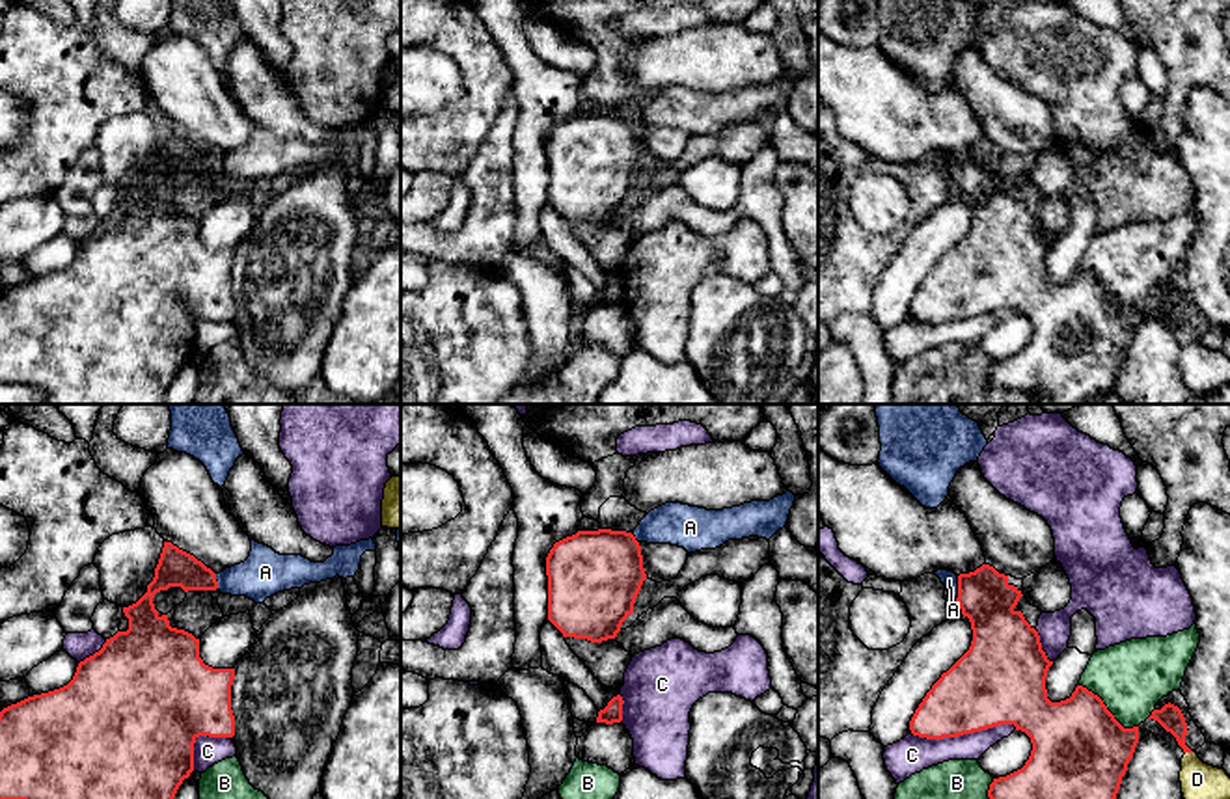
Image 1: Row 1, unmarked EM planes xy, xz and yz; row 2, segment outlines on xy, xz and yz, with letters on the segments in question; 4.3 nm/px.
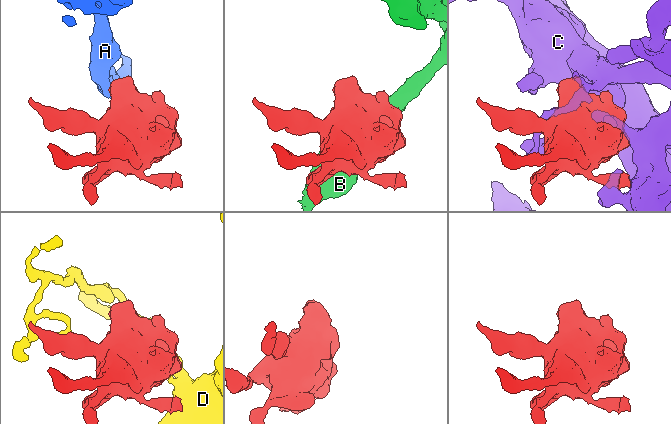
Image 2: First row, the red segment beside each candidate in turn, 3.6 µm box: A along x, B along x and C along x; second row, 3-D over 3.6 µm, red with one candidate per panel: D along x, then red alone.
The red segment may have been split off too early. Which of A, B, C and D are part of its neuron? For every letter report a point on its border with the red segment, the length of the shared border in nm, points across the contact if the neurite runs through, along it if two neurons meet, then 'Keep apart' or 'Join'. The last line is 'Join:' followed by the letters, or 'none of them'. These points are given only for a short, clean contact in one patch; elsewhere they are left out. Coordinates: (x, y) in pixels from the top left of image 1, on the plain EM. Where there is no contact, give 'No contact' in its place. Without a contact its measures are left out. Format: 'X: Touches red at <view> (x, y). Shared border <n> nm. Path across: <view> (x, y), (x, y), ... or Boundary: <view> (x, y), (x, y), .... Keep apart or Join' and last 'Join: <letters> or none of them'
A: Touches red at yz (958, 170). Shared border 110 nm. Path across: yz (984, 179), (958, 170), (949, 162). Join
B: Touches red at yz (1107, 293). Shared border 320 nm. Keep apart
C: Touches red at yz (962, 317). Shared border 460 nm. Keep apart
D: Touches red at yz (1189, 334). Shared border 40 nm. Keep apart
Join: A

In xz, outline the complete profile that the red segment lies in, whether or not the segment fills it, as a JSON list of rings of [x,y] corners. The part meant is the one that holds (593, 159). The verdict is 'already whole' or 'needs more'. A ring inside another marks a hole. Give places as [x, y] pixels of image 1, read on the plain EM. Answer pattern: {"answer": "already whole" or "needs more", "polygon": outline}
{"answer": "needs more", "polygon": [[[786,74],[723,93],[665,86],[632,115],[578,114],[555,125],[546,140],[548,203],[563,220],[591,225],[615,222],[647,162],[641,125],[695,136],[749,119],[770,123],[786,110],[794,84],[796,78]]]}

